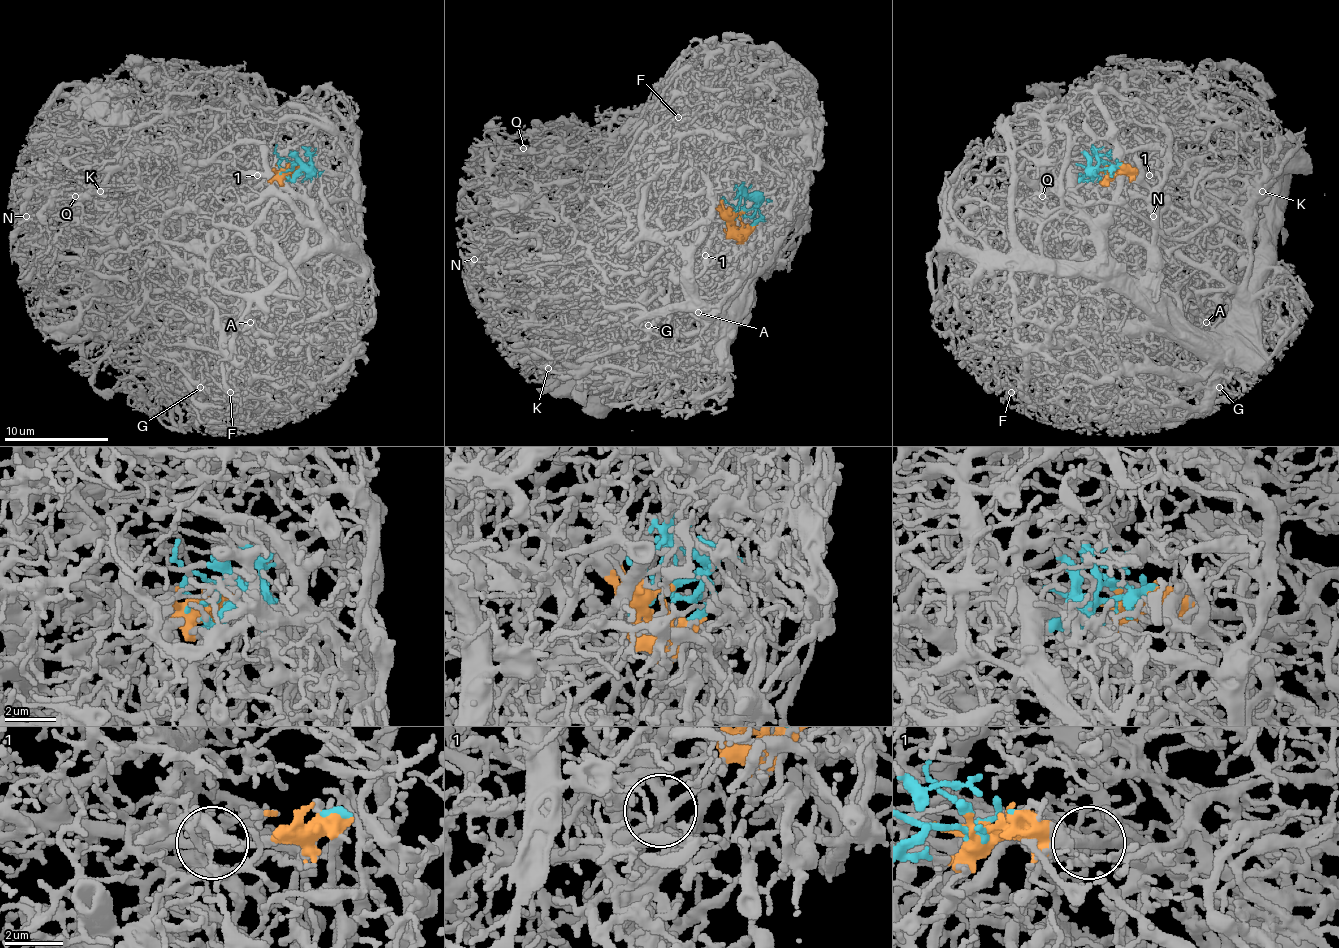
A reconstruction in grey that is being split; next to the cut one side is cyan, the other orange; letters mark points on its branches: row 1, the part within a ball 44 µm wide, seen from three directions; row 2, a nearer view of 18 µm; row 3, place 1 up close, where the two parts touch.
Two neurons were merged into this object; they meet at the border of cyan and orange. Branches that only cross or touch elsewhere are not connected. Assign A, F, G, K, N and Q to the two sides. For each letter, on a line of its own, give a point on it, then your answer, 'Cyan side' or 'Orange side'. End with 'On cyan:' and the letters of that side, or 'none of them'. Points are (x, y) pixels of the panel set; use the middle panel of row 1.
A: Place: (698, 312). Cyan side
F: Place: (678, 117). Cyan side
G: Place: (648, 325). Cyan side
K: Place: (548, 368). Orange side
N: Place: (474, 259). Orange side
Q: Place: (523, 148). Orange side
On cyan: A, F, G

